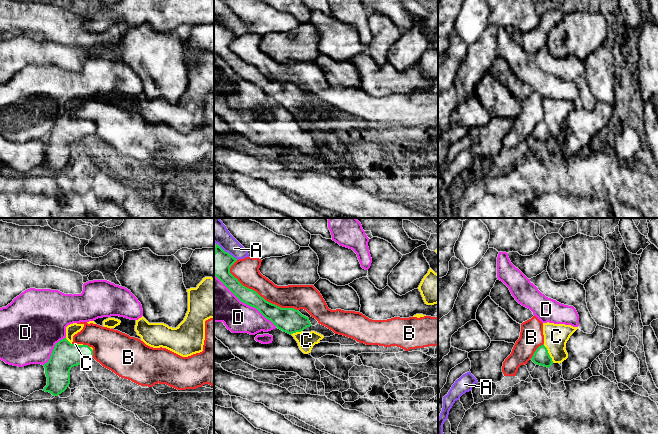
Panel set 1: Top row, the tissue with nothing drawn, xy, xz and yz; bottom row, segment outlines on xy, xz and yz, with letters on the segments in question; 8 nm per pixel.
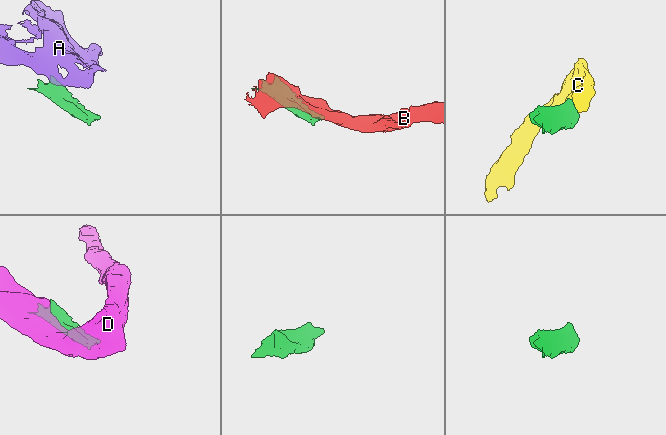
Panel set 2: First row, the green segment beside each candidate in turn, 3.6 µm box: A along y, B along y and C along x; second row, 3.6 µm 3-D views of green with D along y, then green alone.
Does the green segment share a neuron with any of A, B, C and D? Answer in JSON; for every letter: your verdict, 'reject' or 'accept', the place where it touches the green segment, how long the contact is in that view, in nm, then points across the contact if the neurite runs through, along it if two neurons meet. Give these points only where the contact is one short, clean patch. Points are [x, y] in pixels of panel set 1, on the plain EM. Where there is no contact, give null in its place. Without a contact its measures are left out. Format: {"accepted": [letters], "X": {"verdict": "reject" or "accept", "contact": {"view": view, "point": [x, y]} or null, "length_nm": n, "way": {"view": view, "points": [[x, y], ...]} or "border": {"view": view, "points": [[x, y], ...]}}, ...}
{"accepted": ["C"], "A": {"verdict": "reject", "contact": {"view": "xz", "point": [227, 28]}, "length_nm": 220, "border": {"view": "xz", "points": [[216, 19], [237, 35]]}}, "B": {"verdict": "reject", "contact": {"view": "xz", "point": [260, 72]}, "length_nm": 650}, "C": {"verdict": "accept", "contact": {"view": "yz", "point": [548, 129]}, "length_nm": 170, "way": {"view": "yz", "points": [[541, 133], [548, 129], [554, 123], [556, 112]]}}, "D": {"verdict": "reject", "contact": {"view": "xz", "point": [245, 79]}, "length_nm": 650}}

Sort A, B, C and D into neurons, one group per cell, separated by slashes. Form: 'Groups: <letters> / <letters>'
Groups: A / B / C / D

